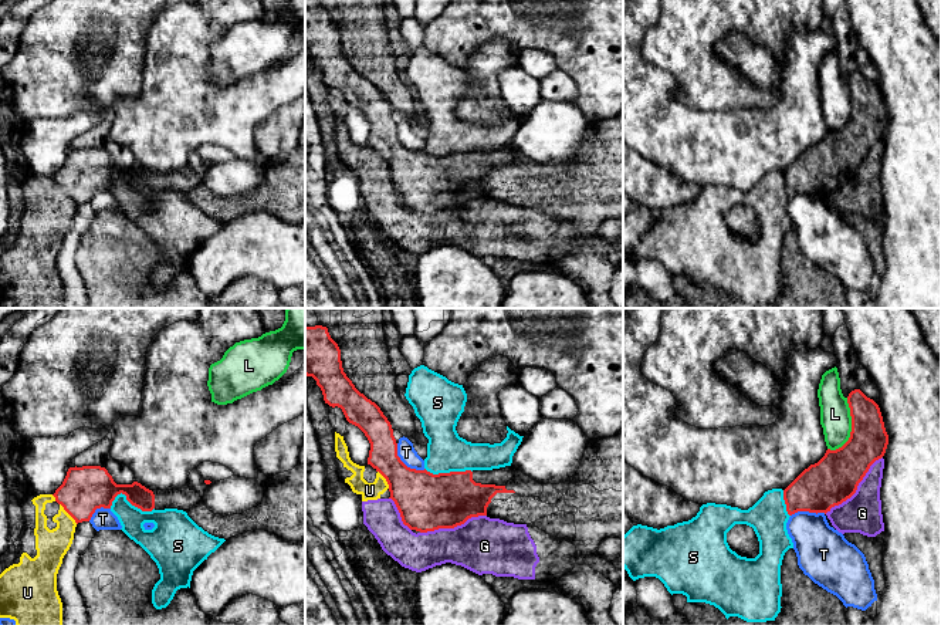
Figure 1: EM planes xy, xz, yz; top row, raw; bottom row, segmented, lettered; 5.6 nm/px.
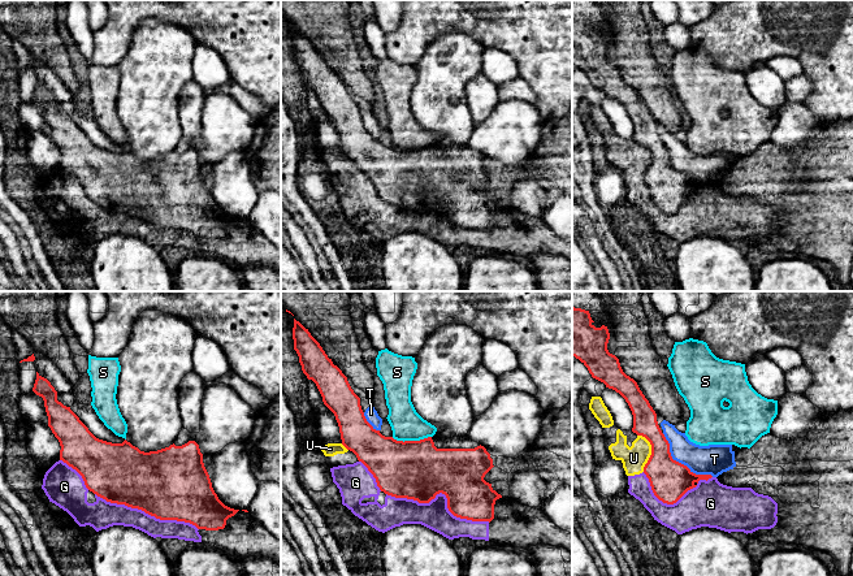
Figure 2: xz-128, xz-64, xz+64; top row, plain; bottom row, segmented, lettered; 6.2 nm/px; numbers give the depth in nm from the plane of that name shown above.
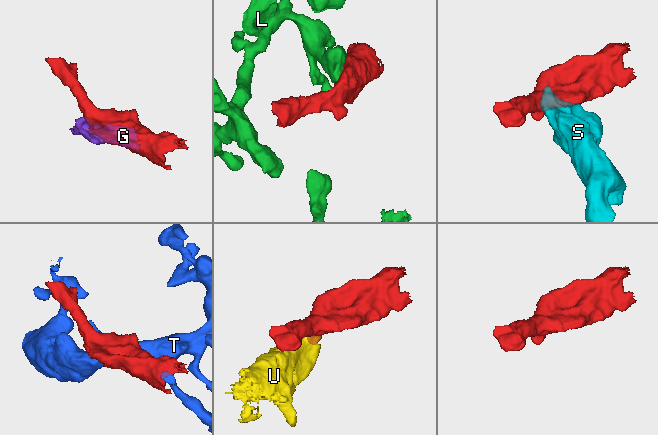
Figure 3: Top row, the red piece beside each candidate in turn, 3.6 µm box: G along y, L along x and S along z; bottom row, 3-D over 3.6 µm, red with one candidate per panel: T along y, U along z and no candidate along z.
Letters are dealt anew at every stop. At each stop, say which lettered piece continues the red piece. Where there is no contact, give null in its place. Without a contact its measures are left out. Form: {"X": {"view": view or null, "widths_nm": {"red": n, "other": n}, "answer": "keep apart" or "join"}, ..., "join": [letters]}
{"G": {"view": "yz", "widths_nm": {"red": 280, "other": 220}, "answer": "keep apart"}, "L": {"view": "yz", "widths_nm": {"red": 240, "other": 180}, "answer": "keep apart"}, "S": {"view": "xy", "widths_nm": {"red": 260, "other": 160}, "answer": "keep apart"}, "T": {"view": "xz", "widths_nm": {"red": 320, "other": 100}, "answer": "keep apart"}, "U": {"view": "xy", "widths_nm": {"red": 260, "other": 180}, "answer": "keep apart"}, "join": []}

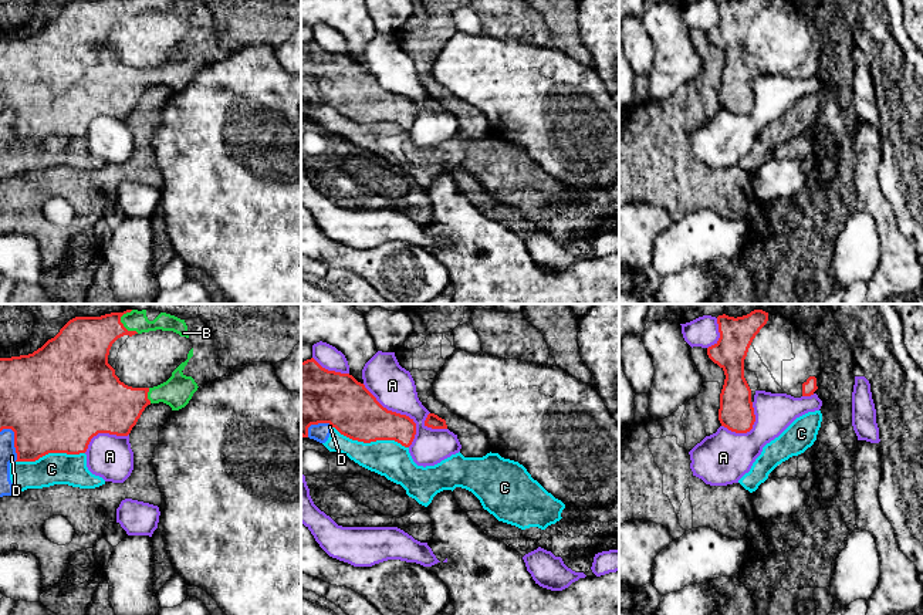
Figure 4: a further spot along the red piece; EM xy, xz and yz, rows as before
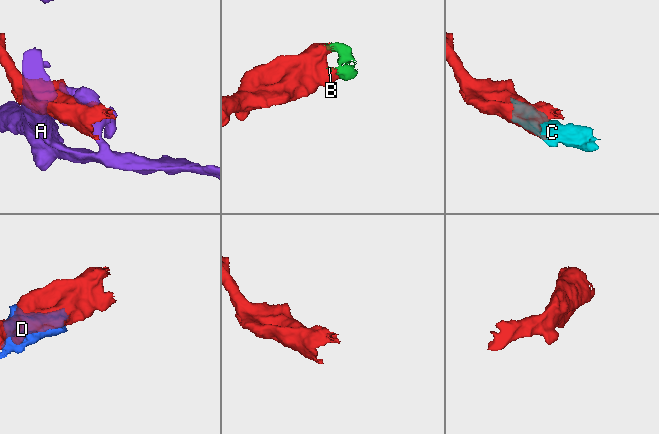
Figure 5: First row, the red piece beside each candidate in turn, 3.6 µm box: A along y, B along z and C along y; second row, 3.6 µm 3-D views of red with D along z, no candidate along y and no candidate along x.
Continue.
{"A": {"view": "xz", "widths_nm": {"red": 280, "other": 240}, "answer": "keep apart"}, "B": {"view": "xy", "widths_nm": {"red": 320, "other": 170}, "answer": "join"}, "C": {"view": "xz", "widths_nm": {"red": 300, "other": 200}, "answer": "keep apart"}, "D": {"view": "xy", "widths_nm": {"red": 440, "other": 100}, "answer": "keep apart"}, "join": ["B"]}

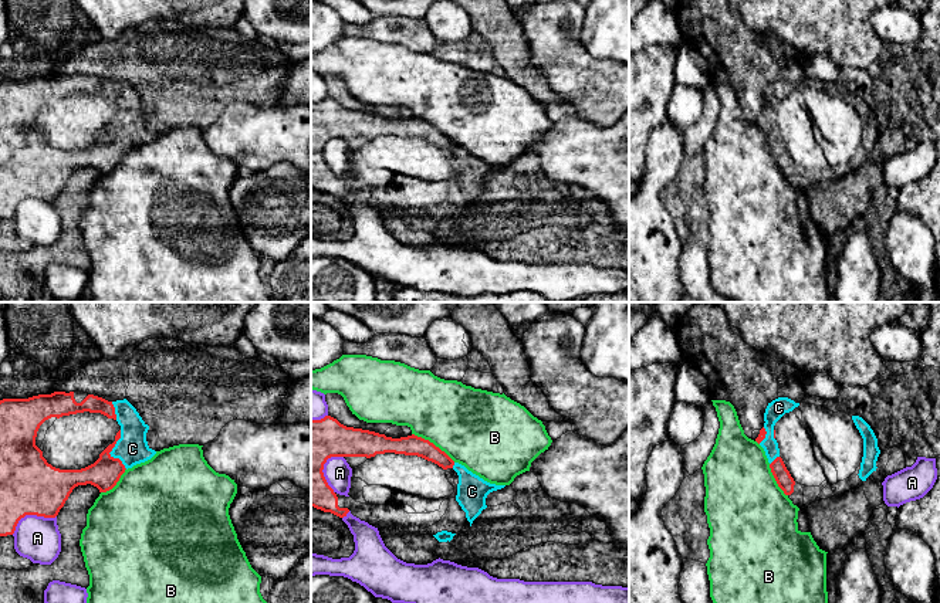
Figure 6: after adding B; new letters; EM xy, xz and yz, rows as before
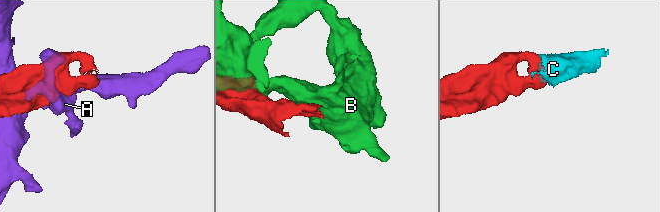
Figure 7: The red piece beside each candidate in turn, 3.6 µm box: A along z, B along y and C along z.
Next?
{"A": {"view": "xy", "widths_nm": {"red": 340, "other": 260}, "answer": "keep apart"}, "B": {"view": "xz", "widths_nm": {"red": 110, "other": 420}, "answer": "keep apart"}, "C": {"view": "xy", "widths_nm": {"red": 170, "other": 180}, "answer": "join"}, "join": ["C"]}

